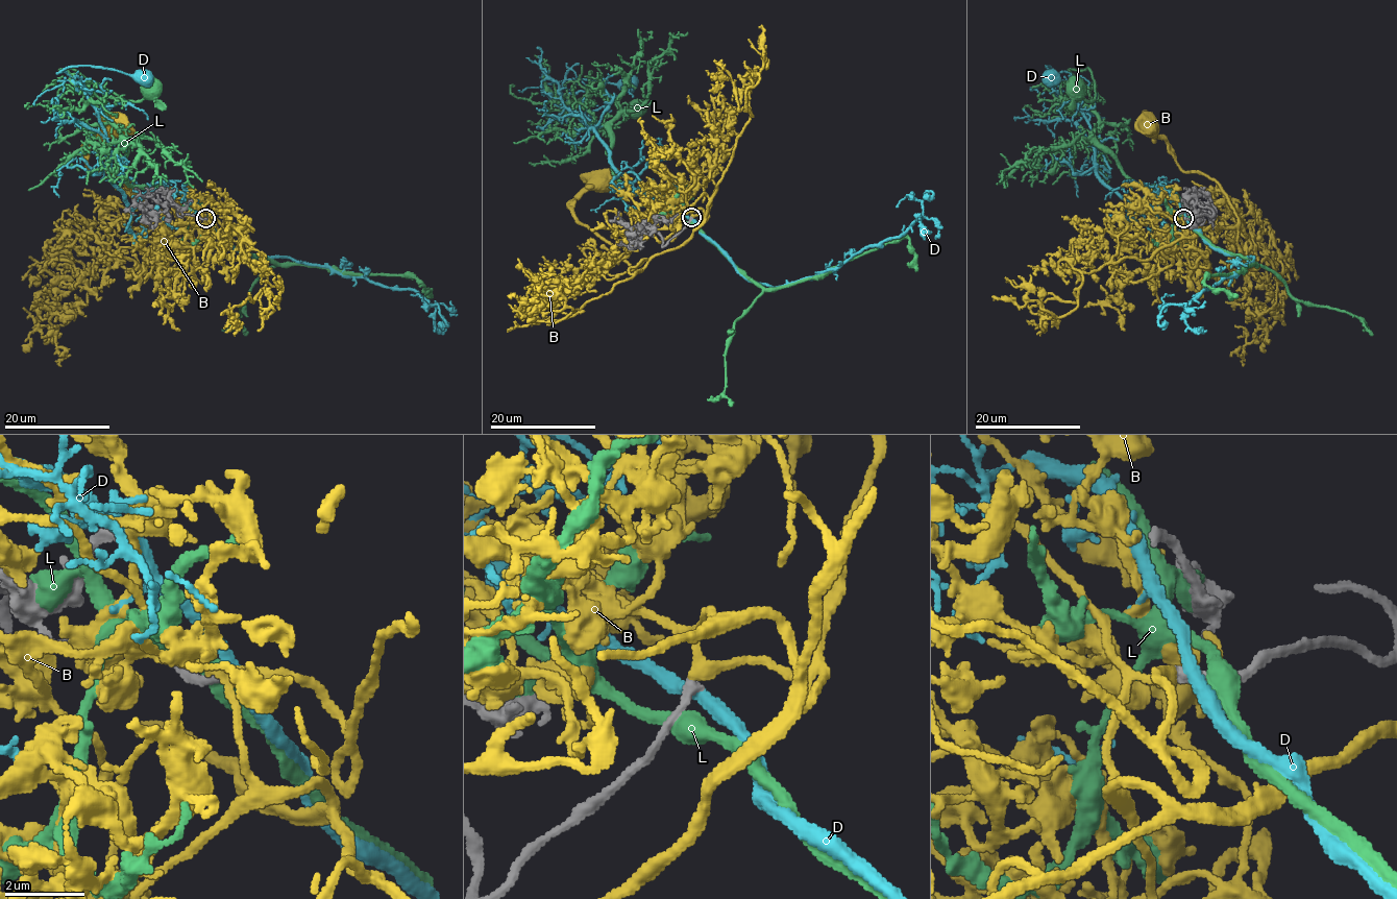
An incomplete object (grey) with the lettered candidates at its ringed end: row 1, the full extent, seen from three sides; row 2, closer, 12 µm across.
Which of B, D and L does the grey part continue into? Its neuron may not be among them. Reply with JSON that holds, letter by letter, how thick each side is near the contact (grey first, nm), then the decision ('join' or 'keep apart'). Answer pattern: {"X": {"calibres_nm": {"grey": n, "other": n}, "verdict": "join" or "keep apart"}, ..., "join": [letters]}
{"B": {"calibres_nm": {"grey": 260, "other": 320}, "verdict": "join"}, "D": {"calibres_nm": {"grey": 260, "other": 320}, "verdict": "keep apart"}, "L": {"calibres_nm": {"grey": 300, "other": 480}, "verdict": "keep apart"}, "join": ["B"]}

